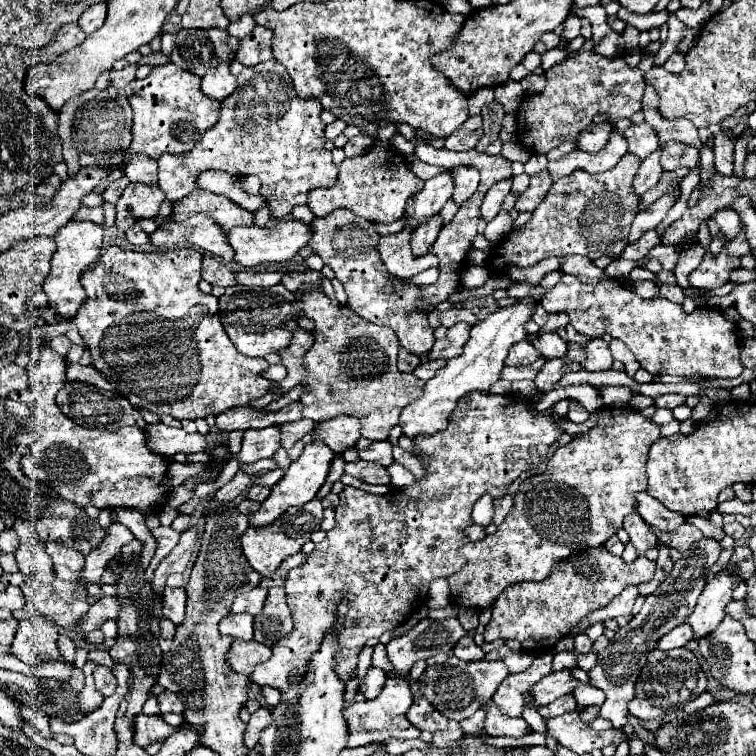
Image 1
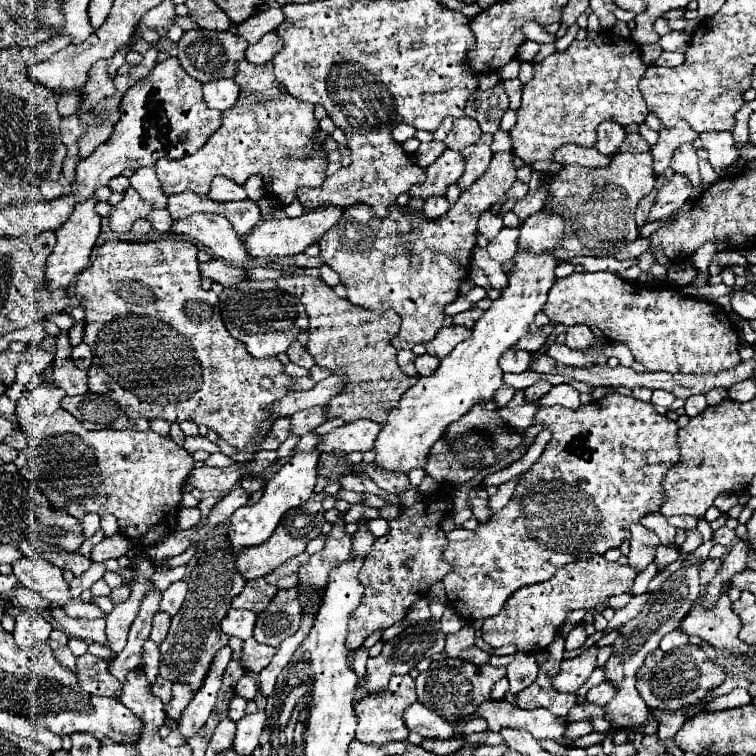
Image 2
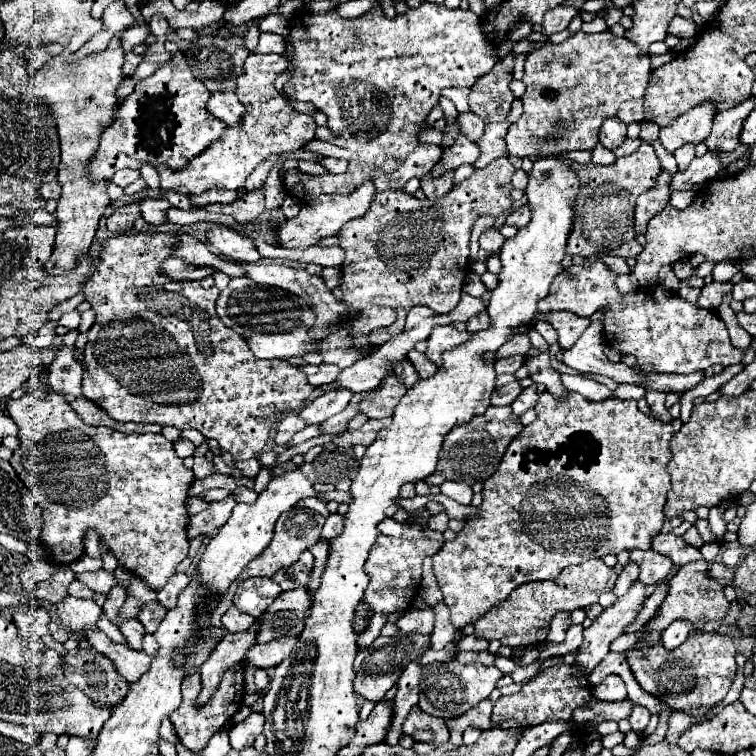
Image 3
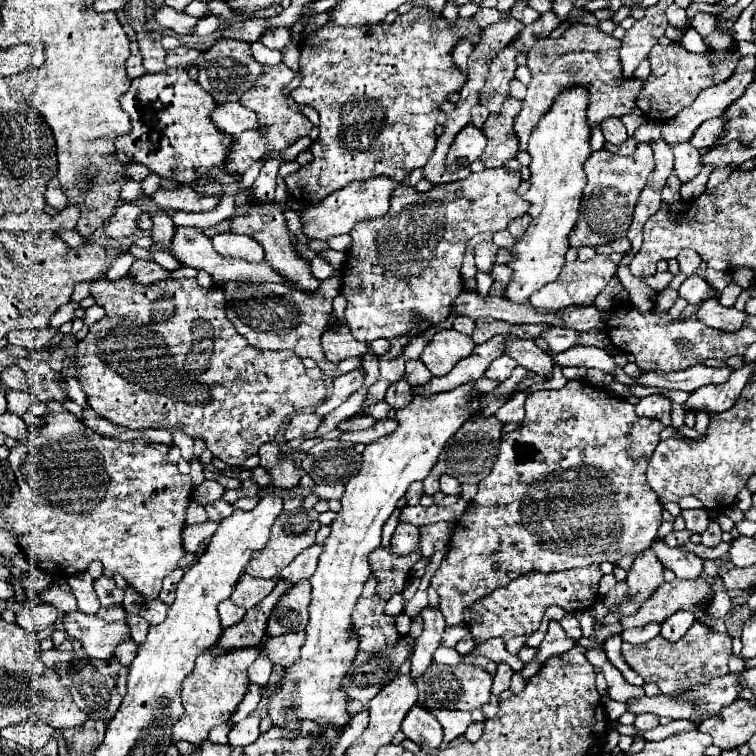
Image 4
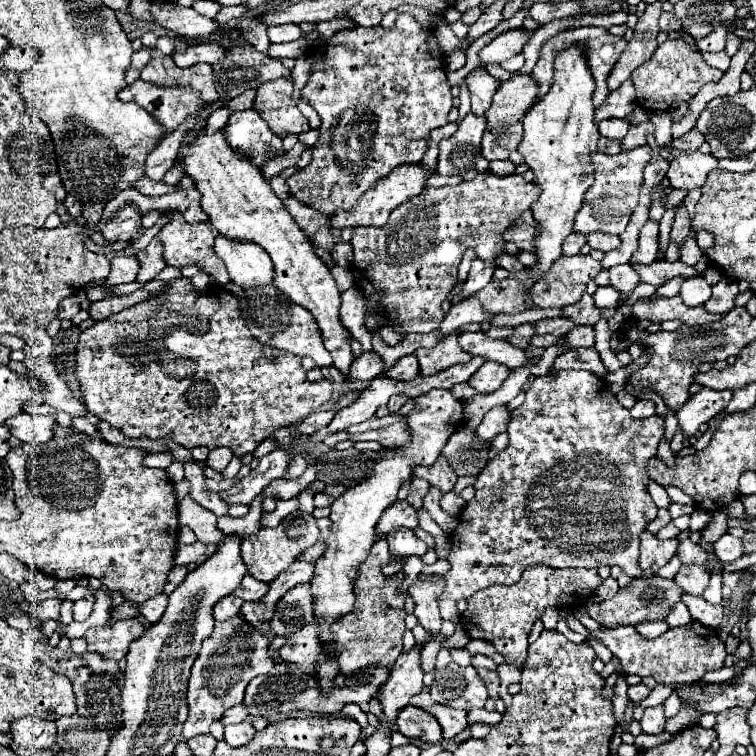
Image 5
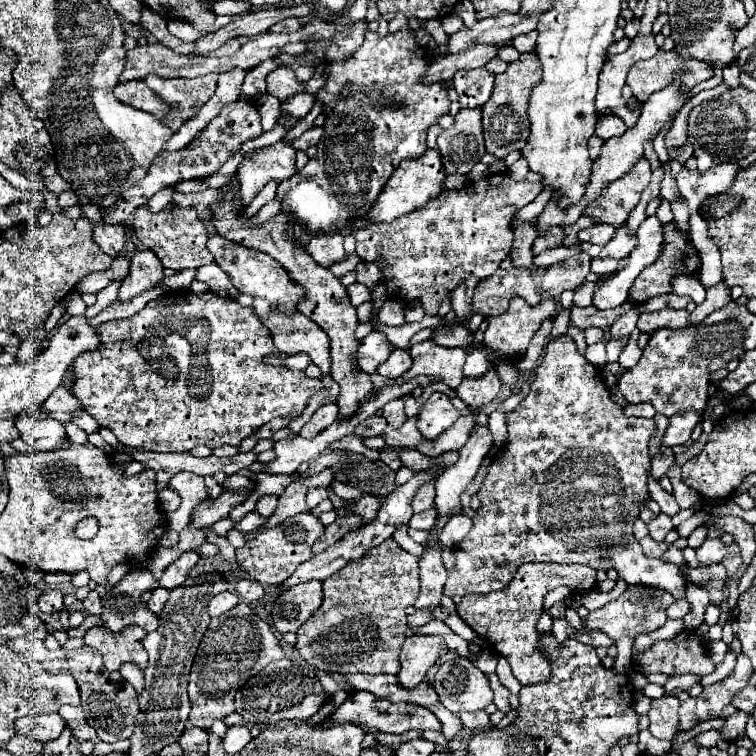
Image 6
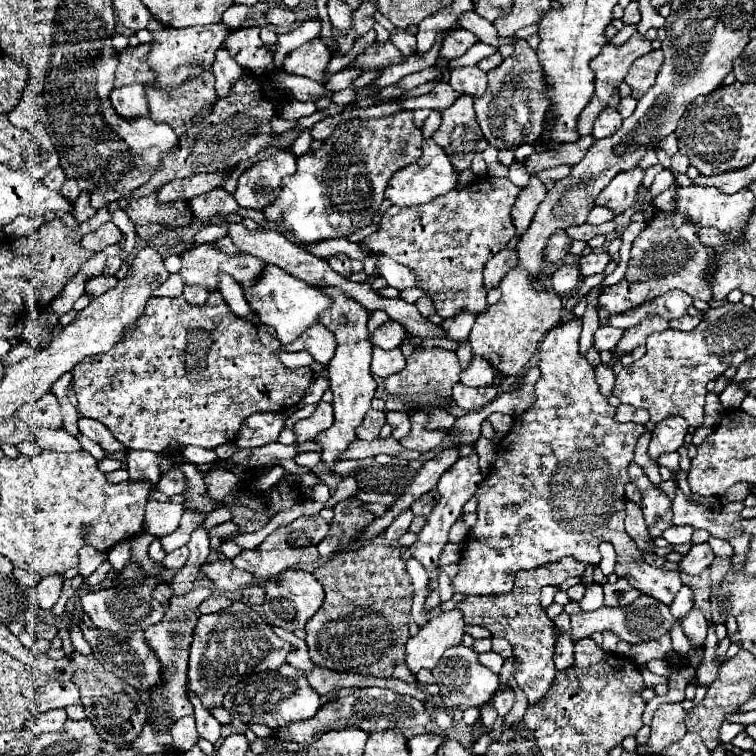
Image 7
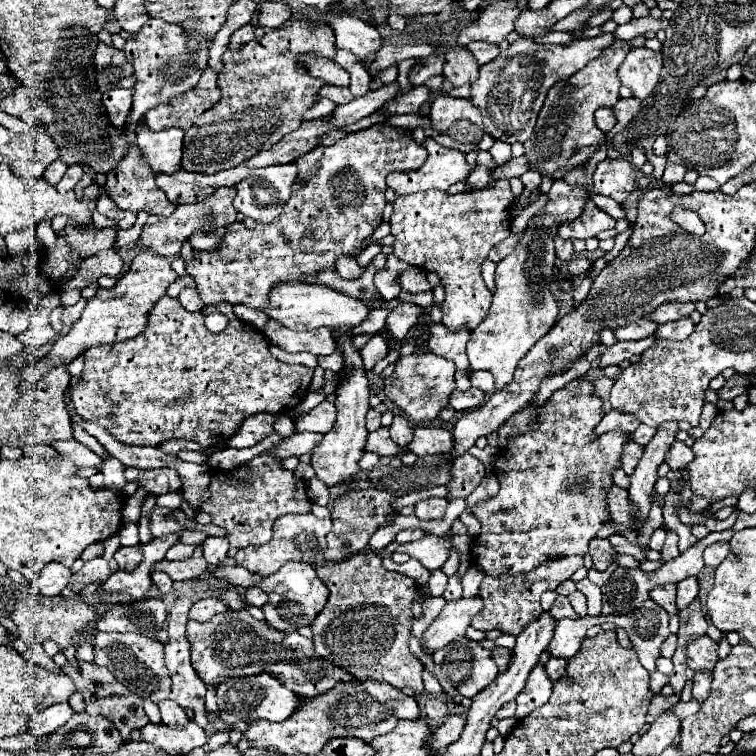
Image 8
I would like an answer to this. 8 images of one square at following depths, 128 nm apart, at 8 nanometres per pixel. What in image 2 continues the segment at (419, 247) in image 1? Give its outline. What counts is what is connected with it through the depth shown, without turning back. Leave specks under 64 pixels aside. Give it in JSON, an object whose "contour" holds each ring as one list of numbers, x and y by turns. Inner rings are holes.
{"contour":[[434,196,434,198,428,198,424,208,422,208,422,214,428,218,428,220,436,220,440,216,444,216,444,212,450,208,448,200,444,196]]}

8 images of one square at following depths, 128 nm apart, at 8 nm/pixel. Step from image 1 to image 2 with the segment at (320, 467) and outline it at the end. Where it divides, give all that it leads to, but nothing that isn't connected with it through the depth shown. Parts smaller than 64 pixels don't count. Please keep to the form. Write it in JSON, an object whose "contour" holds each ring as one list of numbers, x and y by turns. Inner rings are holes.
{"contour":[[318,450,312,452,296,452,288,464,284,464,272,480,266,482,262,498,256,504,246,504,242,508,238,508,232,514,232,524,230,524,230,544,234,548,234,552,238,554,242,548,250,548,250,546,258,546,264,540,270,538,270,534,274,532,274,528,278,526,280,518,290,510,296,508,300,504,304,504,316,486,316,464,318,464]]}

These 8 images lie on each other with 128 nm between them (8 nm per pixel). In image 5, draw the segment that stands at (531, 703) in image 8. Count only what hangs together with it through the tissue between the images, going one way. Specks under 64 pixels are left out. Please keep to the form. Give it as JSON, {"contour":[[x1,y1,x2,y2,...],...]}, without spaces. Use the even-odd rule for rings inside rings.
{"contour":[[532,566,524,570,522,578,512,586,490,586,474,596,468,598,468,610,462,614,462,624,468,630,470,638,486,640,490,642,498,654,506,656,512,664,522,666,528,656,528,634,534,622,542,616,542,612,548,606,556,608,570,608,570,606,582,606,590,596,594,596,594,590,600,586,602,578,598,576,598,570,586,570,586,568,548,568,548,566]]}

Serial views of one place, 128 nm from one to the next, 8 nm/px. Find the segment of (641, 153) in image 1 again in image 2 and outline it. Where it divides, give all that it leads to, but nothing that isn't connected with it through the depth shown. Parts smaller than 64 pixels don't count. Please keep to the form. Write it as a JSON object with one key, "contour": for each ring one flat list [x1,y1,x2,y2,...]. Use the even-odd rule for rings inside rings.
{"contour":[[628,132,624,138,624,144,620,146,620,152,648,152,650,146,644,140,644,136,640,132]]}

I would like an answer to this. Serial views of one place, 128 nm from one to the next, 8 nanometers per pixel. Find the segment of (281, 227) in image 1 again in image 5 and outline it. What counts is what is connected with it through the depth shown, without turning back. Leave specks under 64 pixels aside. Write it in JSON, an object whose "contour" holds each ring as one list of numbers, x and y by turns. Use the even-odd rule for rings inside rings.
{"contour":[[404,164,400,168,394,168,388,176,380,178,378,184,368,188,368,192,364,196,360,196,360,200,356,202,356,208,352,208,352,210,342,210,340,208,340,212,334,212,332,218,330,218,330,226,338,228,338,230,342,230,346,226,350,226,350,228,356,228,356,226,376,226,376,228,380,228,380,226,384,226,390,212,398,204,418,196,424,190,424,182,430,174,432,172,426,172,420,164]]}

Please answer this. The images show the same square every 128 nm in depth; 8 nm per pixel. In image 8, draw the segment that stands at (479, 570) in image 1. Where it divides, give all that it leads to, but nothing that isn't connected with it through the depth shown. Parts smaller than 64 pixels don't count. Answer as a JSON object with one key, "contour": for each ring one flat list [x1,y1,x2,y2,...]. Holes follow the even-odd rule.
{"contour":[[580,376,546,400,540,408,540,424,536,424,536,428,524,432,524,436,516,436,516,440,512,440,512,448,498,448,494,474,500,482,500,490,496,496,486,498,472,508,472,514,482,526,480,534,472,542,472,556,474,564,484,574,520,574,530,572,552,558,588,554,588,542,596,538,596,532,604,522,610,522,606,502,608,484,614,484,612,472,620,468,622,448,630,440,630,434,618,430,596,436,594,428,602,416,602,400,594,394,592,380,588,380,588,376],[668,584,668,586,654,588,650,592,650,598,658,606,662,606,668,614,678,614,678,608,676,608,676,584]]}

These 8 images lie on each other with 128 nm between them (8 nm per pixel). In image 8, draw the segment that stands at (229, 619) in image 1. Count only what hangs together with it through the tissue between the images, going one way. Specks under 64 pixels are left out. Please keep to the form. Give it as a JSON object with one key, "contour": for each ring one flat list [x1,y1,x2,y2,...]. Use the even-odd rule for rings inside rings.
{"contour":[[202,598,198,600,192,610,190,610,190,618,198,620,198,622,206,622,210,620,214,614,228,610,228,604,224,604,220,598]]}

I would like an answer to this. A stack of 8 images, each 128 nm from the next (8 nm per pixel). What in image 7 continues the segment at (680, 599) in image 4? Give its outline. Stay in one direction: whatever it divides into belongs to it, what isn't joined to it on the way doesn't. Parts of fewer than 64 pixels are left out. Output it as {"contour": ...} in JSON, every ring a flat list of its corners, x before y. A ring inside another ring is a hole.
{"contour":[[640,594,638,600,634,600,632,604,624,606,624,608,608,608,602,606,598,610,592,612,580,612,572,618,572,638,580,640,586,636,592,636,594,632,614,632,620,640,628,642,628,644,640,644,640,642,648,642,648,640,656,640,660,638,664,632,668,632,674,624,674,616,670,614,670,608,666,604,660,604,660,600,652,600,652,596,644,596]]}

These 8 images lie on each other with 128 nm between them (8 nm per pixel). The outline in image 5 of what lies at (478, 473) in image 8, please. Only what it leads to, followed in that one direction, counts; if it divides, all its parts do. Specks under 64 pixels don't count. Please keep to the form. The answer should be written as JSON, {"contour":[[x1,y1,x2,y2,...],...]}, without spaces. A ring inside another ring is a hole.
{"contour":[[506,404,488,410,486,416,484,416,484,420,482,420,482,424,476,428,478,438,480,440,492,440,492,438,496,438,496,434,506,432,508,420,510,420,510,408],[430,576,418,578,412,584,412,588,408,588,408,594,416,602,414,616,428,630,430,636,436,636,440,632,440,624,442,624,442,618,440,618,440,612,438,612,438,596,444,588,444,578,436,576,434,582,430,582,428,578]]}

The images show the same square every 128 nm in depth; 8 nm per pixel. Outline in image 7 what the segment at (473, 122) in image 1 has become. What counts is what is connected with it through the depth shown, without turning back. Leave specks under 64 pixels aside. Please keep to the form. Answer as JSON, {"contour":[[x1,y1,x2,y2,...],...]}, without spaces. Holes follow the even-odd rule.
{"contour":[[466,66,460,70,450,72,450,84,456,92,466,96,482,96,488,86,486,72,482,72,478,66]]}

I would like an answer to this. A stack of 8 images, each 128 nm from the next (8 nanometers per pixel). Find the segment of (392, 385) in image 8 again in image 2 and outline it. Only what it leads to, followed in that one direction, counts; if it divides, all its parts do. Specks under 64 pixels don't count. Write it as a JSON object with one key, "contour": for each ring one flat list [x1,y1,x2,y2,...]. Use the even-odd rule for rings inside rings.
{"contour":[[450,326,450,328,442,328,436,338,432,342,428,342,426,350,430,356,436,358,444,358,448,356,456,344,464,342,470,336,470,330,466,326]]}

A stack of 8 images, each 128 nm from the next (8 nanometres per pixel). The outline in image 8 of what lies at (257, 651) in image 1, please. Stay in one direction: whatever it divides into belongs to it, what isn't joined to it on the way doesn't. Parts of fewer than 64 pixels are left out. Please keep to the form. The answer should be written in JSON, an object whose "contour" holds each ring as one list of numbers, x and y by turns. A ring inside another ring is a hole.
{"contour":[[372,550,356,552,348,560,334,564,322,564,316,568,316,574,330,590,326,608,310,624,316,654,332,660,332,664,344,668,356,680,378,680,422,692,424,666,408,648,412,636,410,604,418,592,416,582,404,574,384,570,380,554]]}

